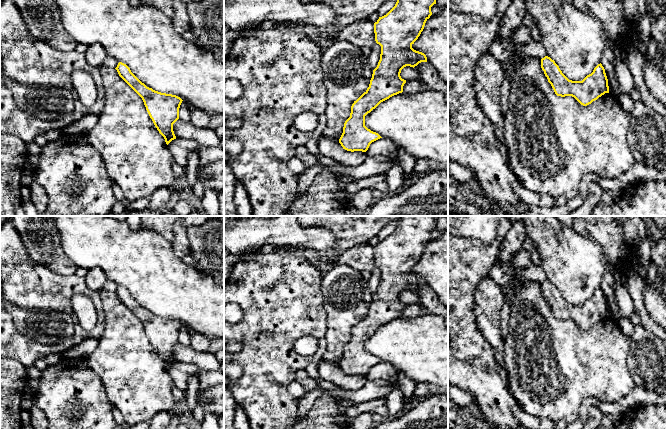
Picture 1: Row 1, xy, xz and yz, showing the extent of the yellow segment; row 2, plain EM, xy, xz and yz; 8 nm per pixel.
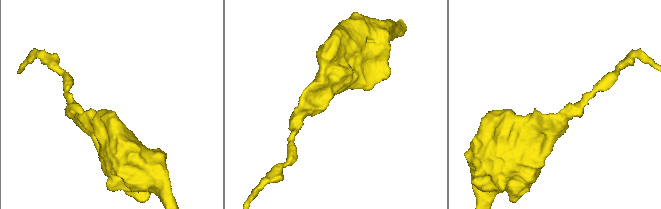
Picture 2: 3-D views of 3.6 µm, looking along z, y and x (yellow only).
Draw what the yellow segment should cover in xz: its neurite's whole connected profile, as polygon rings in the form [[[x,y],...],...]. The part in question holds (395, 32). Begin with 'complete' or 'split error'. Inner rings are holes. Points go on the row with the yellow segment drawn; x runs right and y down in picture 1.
complete | [[[397,0],[395,6],[374,23],[375,41],[381,46],[380,60],[373,70],[369,87],[351,106],[350,117],[345,121],[343,133],[339,139],[343,149],[351,152],[366,152],[372,142],[382,138],[365,126],[365,116],[381,102],[403,92],[406,80],[401,78],[400,73],[404,67],[414,68],[421,62],[427,62],[426,55],[414,50],[412,45],[432,15],[431,7],[434,4],[436,0]]]

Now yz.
complete | [[[548,56],[541,59],[541,68],[557,96],[572,96],[583,106],[609,93],[608,79],[601,63],[582,81],[569,80]]]

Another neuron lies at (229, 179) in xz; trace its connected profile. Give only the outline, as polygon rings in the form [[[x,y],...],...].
[[[224,162],[224,216],[238,216],[234,205],[235,184],[236,178]]]

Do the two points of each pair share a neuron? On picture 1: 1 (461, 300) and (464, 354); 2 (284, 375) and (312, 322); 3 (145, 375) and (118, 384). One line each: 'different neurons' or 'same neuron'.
1: same neuron
2: same neuron
3: same neuron

